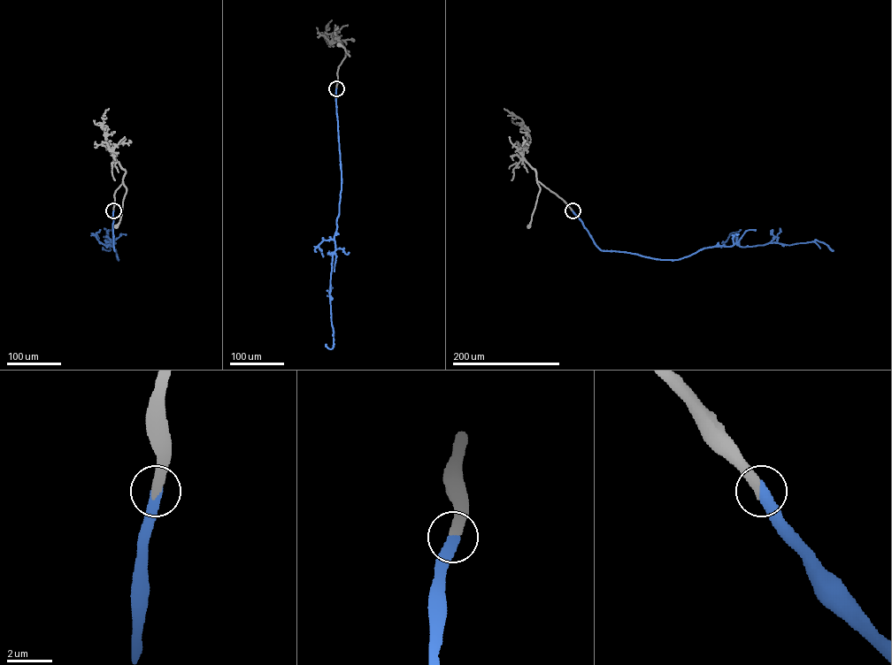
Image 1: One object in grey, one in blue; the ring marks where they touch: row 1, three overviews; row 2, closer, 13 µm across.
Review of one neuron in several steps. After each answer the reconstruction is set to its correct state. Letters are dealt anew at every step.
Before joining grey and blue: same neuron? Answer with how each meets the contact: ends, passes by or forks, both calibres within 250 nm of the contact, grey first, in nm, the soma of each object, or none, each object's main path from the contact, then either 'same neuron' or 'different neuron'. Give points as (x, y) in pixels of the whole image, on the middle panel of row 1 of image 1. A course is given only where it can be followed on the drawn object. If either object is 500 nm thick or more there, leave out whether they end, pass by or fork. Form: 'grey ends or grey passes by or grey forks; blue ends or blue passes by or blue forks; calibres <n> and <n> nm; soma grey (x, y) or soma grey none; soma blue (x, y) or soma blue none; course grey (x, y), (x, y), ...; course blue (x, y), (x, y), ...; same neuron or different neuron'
grey ends; blue ends; calibres 420 and 480 nm; soma grey (339, 44); soma blue none; course grey (336, 88), (338, 66), (346, 53), (349, 56), (339, 44); course blue (336, 88), (342, 188), (329, 294), (333, 347), (328, 348), (326, 344); same neuron

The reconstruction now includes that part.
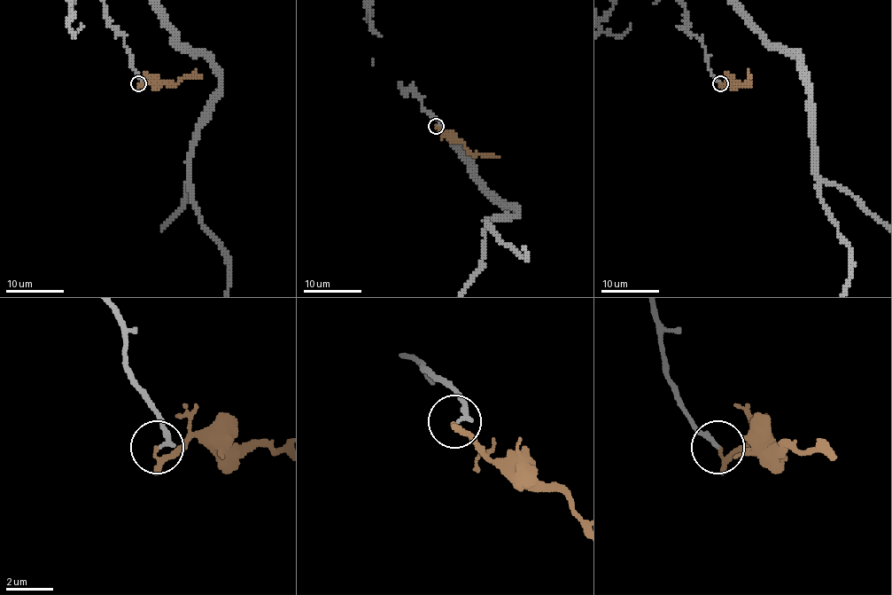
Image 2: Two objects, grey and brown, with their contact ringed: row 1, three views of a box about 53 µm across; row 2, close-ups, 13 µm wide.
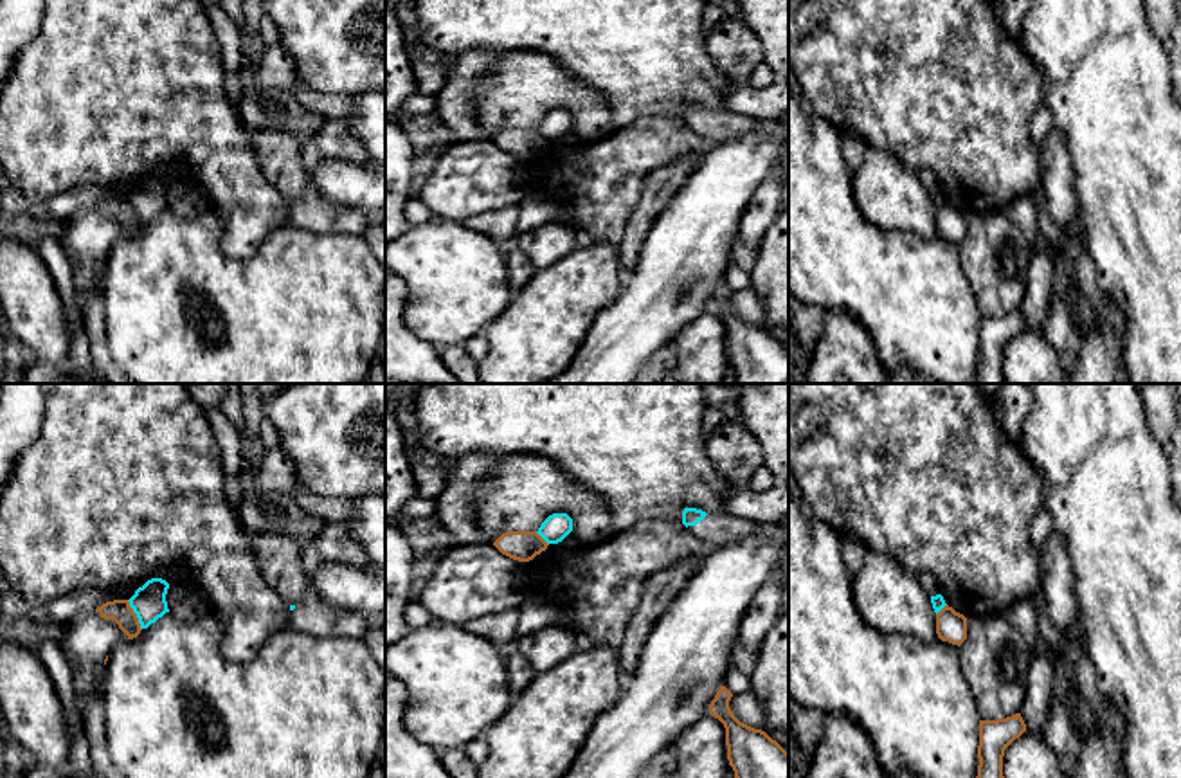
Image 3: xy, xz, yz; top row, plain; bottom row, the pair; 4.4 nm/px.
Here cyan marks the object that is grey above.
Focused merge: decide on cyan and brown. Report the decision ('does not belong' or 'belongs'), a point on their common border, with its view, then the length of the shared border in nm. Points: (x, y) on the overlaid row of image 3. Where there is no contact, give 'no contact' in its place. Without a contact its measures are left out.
does not belong; meets cyan in xy at (135, 613); contact 150 nm long

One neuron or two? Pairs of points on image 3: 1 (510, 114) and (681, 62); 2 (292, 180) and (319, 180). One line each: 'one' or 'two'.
1: two
2: two

